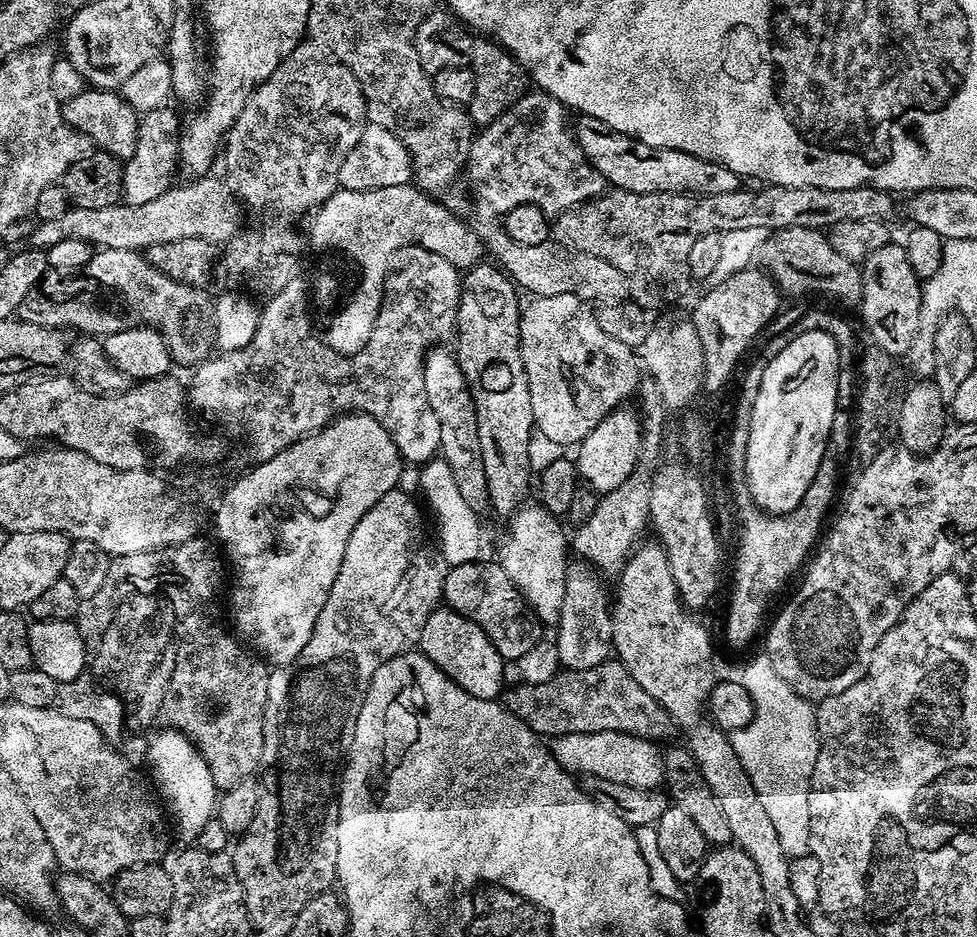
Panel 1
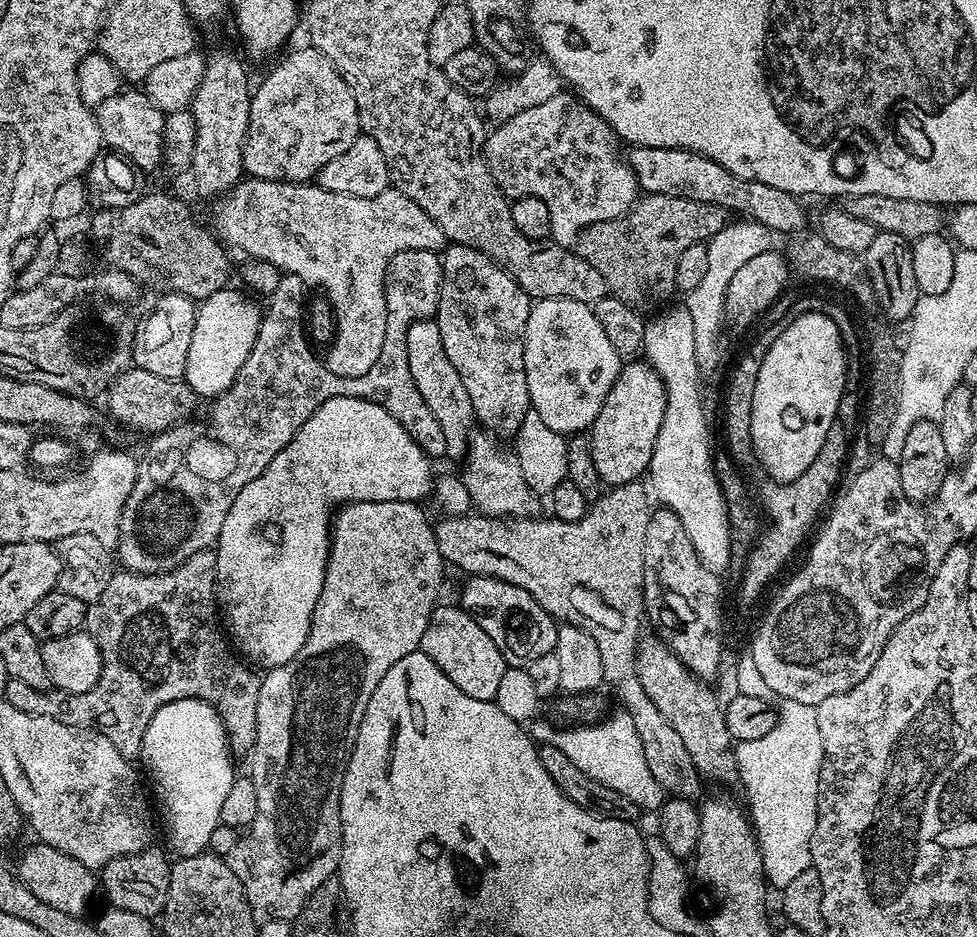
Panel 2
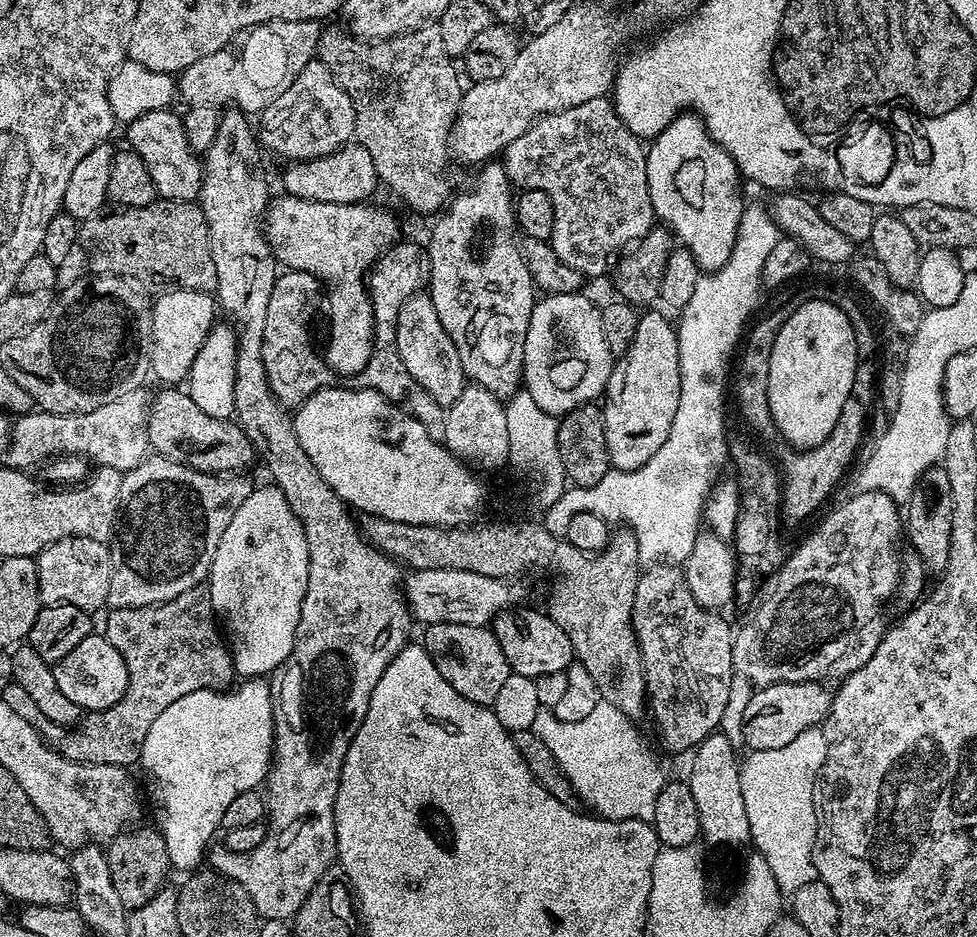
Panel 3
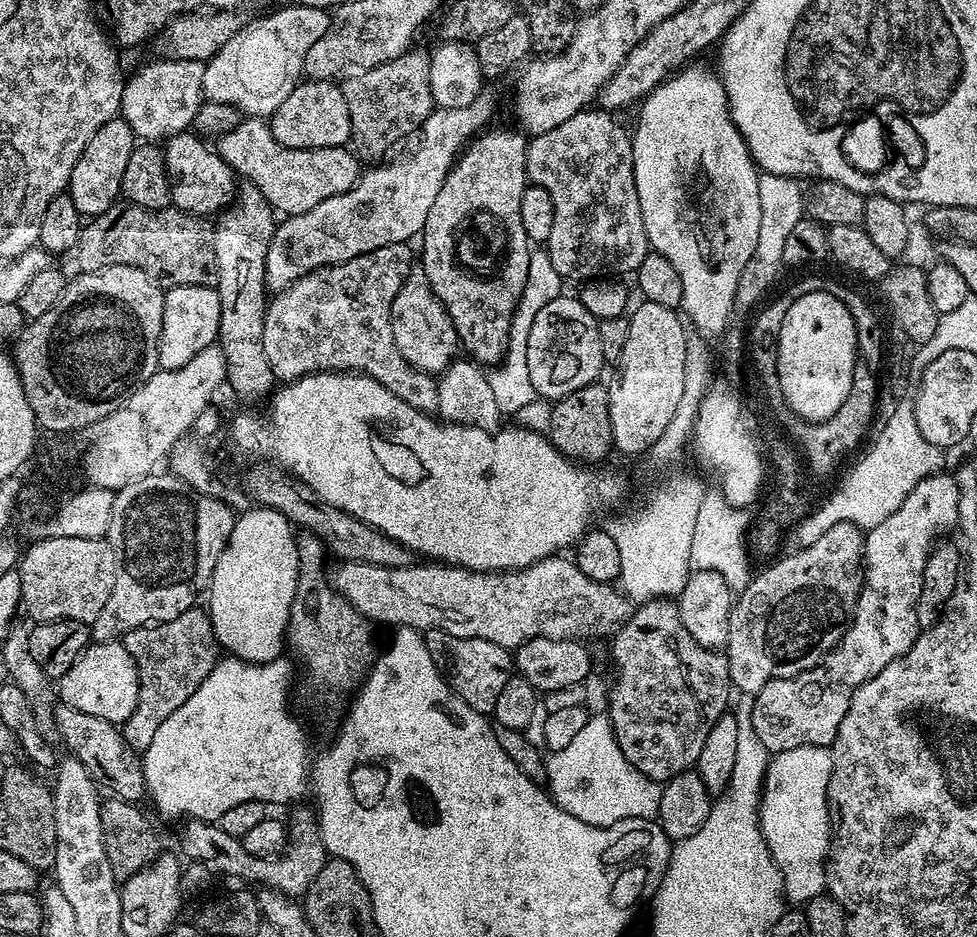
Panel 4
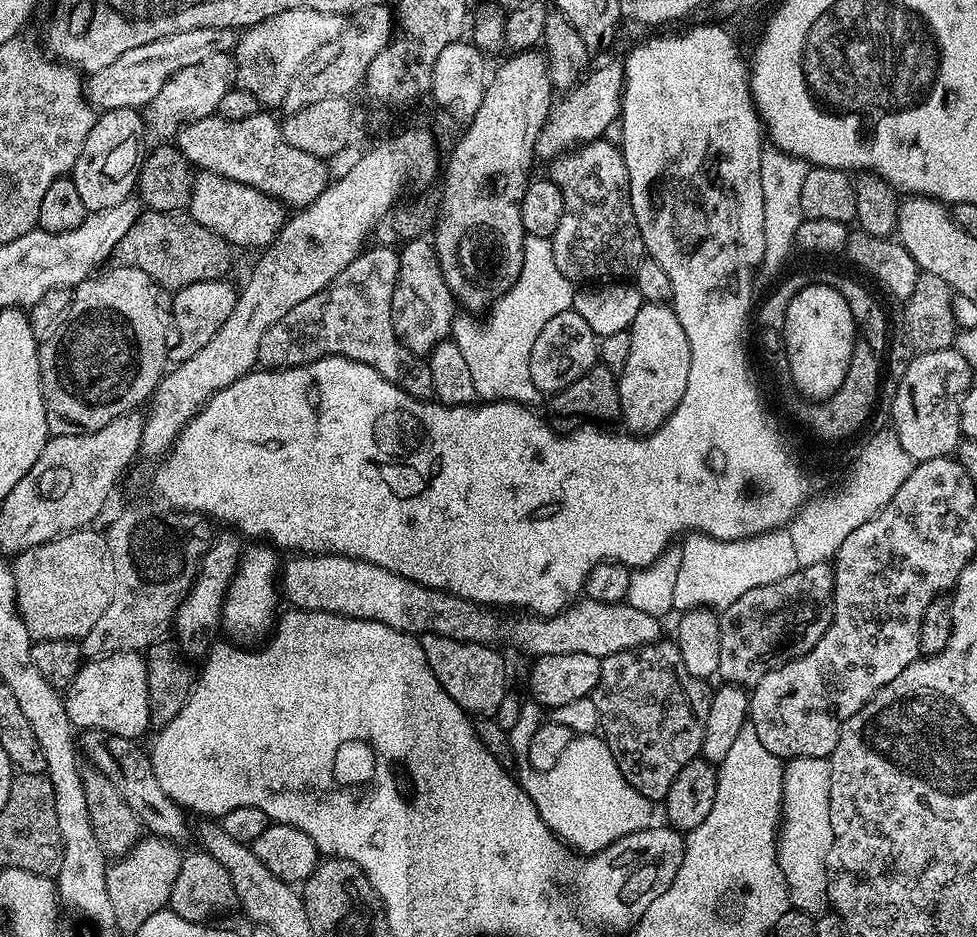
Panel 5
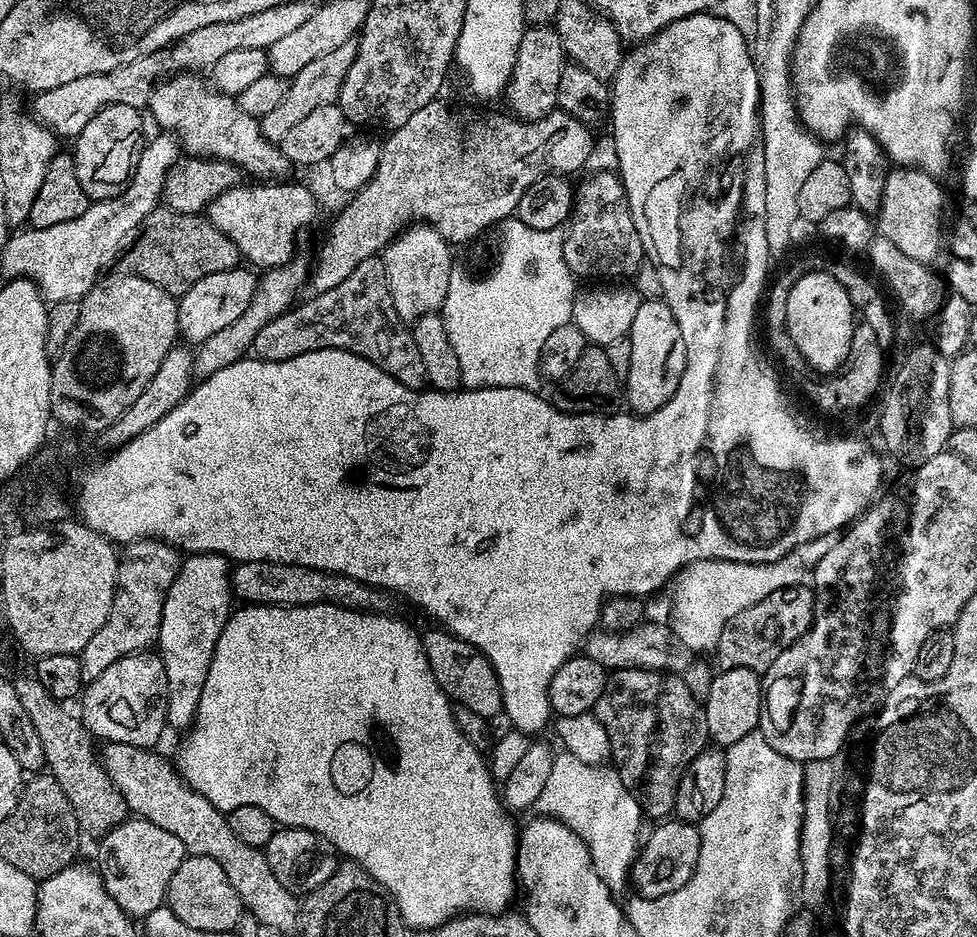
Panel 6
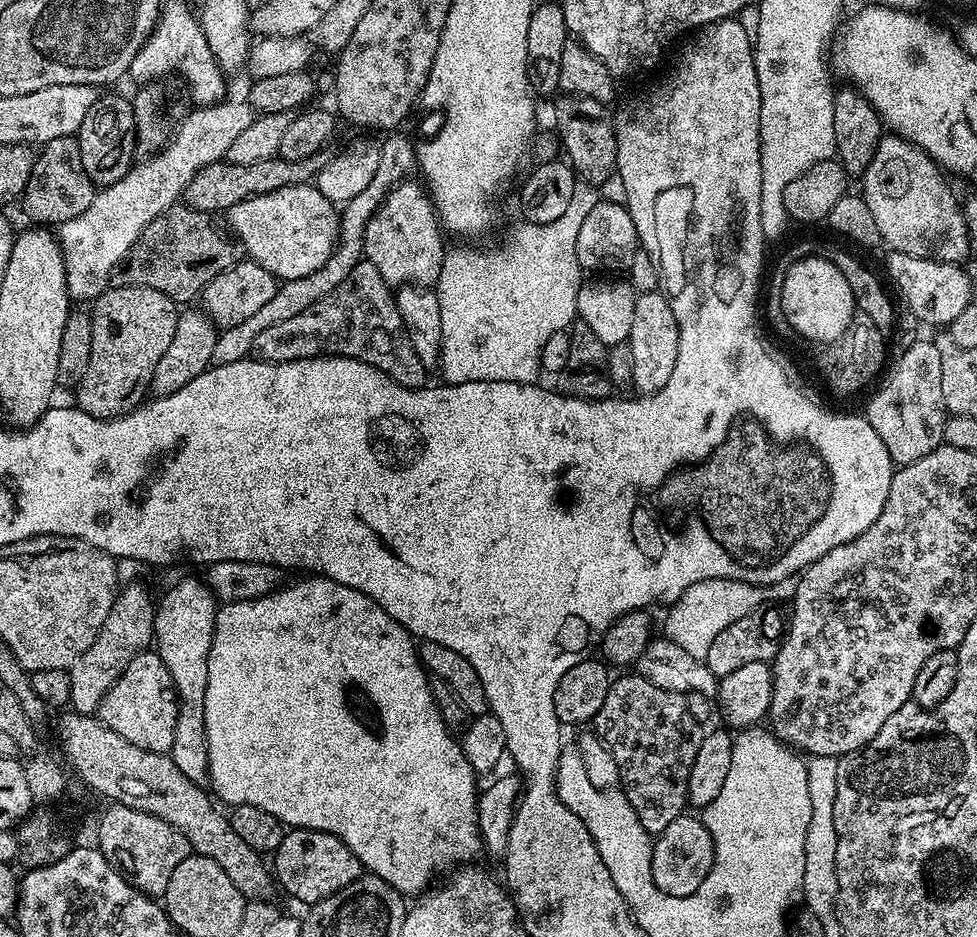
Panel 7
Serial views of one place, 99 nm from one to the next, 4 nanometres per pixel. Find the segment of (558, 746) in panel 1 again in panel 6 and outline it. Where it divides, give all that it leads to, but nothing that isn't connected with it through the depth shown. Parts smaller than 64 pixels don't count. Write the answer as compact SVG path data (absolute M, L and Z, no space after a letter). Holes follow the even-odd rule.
M561 751L534 808L539 815L562 822L582 840L588 847L594 870L598 870L598 878L606 882L611 892L620 894L624 887L629 887L632 864L646 832L646 817L615 767L588 765L574 754Z

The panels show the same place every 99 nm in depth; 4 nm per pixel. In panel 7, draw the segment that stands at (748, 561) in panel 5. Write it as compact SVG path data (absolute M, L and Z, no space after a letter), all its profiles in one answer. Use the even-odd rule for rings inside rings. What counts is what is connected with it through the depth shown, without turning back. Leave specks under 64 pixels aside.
M791 576L777 584L767 585L767 587L722 578L692 584L686 590L686 594L679 596L667 609L668 617L664 620L663 635L678 646L682 646L686 654L707 661L710 645L713 644L714 638L718 638L718 634L722 634L722 630L726 630L726 626L734 626L738 618L746 618L746 614L750 614L767 601L764 600L767 596L772 599L769 600L772 602L791 601L792 595L796 592L796 582L797 577Z

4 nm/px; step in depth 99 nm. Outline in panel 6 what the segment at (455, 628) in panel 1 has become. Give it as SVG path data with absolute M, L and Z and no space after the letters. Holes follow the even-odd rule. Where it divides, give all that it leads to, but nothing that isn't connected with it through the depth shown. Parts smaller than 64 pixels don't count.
M443 630L424 632L424 653L430 662L430 670L434 670L434 678L438 678L438 686L448 695L449 700L466 706L466 710L474 710L482 718L497 716L504 703L498 686L498 680L492 673L490 662L474 646L465 640L459 640Z

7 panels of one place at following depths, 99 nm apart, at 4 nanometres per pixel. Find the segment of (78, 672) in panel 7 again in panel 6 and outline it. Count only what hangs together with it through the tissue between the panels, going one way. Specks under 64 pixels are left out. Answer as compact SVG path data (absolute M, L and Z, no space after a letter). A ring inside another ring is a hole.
M133 540L123 549L116 565L116 593L110 614L106 622L102 622L102 630L98 630L98 634L94 634L94 638L90 638L78 654L85 682L98 678L98 674L102 674L106 666L118 662L118 658L147 649L151 645L148 643L159 637L162 606L174 578L180 572L181 559L177 549L163 544L161 540Z

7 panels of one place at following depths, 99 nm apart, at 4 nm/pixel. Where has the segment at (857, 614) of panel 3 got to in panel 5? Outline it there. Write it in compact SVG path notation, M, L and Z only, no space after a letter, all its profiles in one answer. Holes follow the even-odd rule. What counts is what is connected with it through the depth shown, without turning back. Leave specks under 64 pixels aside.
M825 562L797 568L794 574L782 578L782 582L770 582L770 586L758 586L738 598L728 608L719 613L721 632L721 654L719 655L719 679L729 684L754 686L770 670L782 666L786 662L796 660L802 654L814 650L818 646L818 638L826 634L832 621L832 564Z

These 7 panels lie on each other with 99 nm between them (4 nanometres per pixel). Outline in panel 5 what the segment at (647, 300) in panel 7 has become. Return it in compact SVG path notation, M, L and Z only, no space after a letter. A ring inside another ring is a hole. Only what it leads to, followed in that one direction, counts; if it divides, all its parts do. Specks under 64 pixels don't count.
M644 303L638 310L634 322L630 329L630 358L626 358L626 366L618 374L620 382L620 420L625 424L627 431L632 434L647 434L649 432L657 432L662 425L668 420L673 410L678 406L678 402L682 402L682 394L686 394L686 378L690 378L690 342L686 338L686 330L682 330L682 322L678 322L676 311L668 304L650 304Z

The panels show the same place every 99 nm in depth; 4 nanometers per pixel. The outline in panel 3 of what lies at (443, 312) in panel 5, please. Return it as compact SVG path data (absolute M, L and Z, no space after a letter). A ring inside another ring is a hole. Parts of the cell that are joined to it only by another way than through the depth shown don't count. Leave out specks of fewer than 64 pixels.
M413 294L405 300L397 314L398 354L402 358L402 366L446 410L454 402L458 402L462 394L466 377L462 370L462 358L458 358L458 350L454 342L450 342L450 334L446 334L442 322L438 322L438 310L434 310L431 295Z

